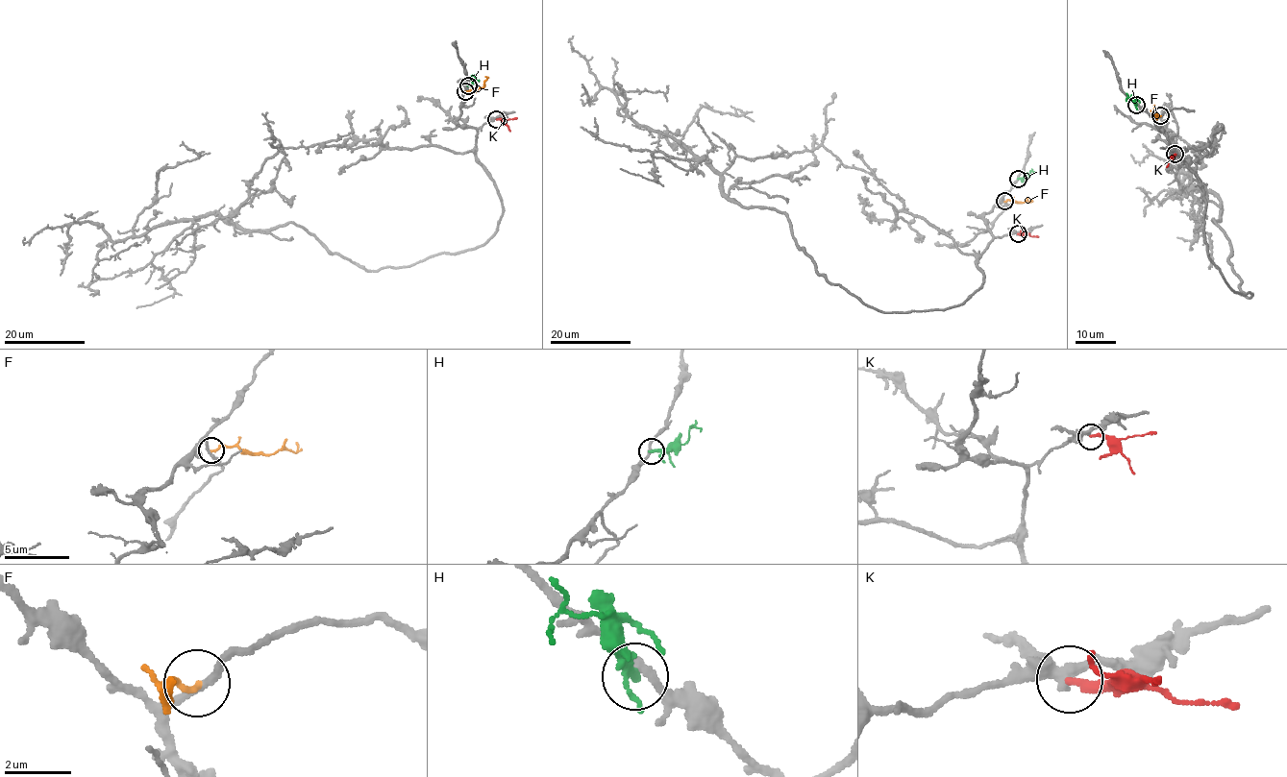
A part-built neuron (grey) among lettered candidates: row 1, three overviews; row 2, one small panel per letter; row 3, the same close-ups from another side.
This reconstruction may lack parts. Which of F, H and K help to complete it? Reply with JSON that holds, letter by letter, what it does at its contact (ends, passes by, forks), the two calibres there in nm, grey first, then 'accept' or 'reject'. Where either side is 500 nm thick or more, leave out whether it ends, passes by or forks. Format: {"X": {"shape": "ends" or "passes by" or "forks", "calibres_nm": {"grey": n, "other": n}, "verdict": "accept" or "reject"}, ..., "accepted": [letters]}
{"F": {"shape": "ends", "calibres_nm": {"grey": 220, "other": 160}, "verdict": "reject"}, "H": {"shape": "passes by", "calibres_nm": {"grey": 220, "other": 200}, "verdict": "reject"}, "K": {"shape": "ends", "calibres_nm": {"grey": 300, "other": 260}, "verdict": "reject"}, "accepted": []}

